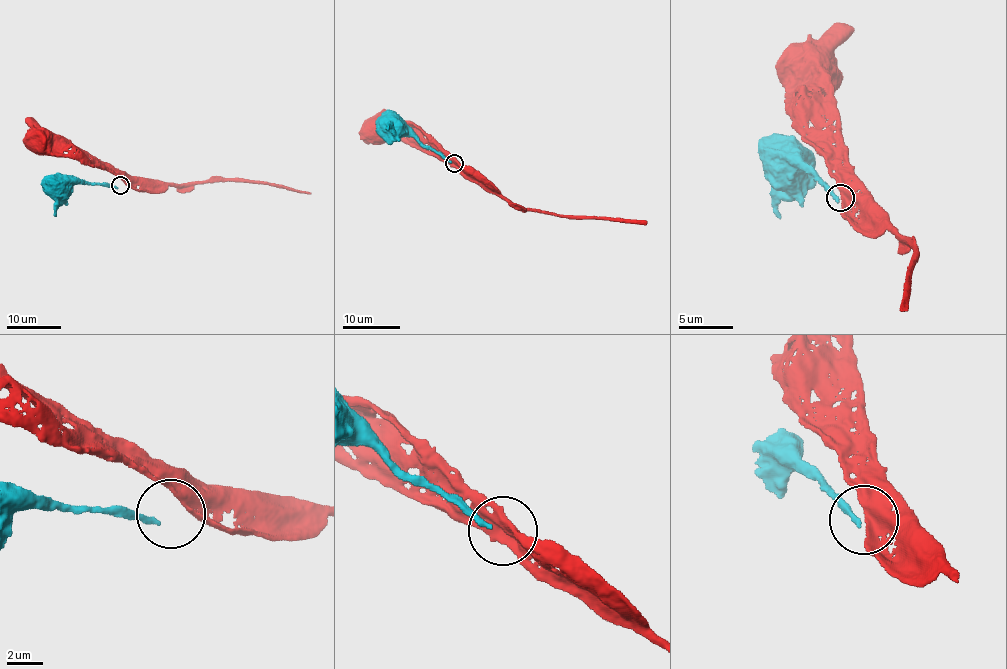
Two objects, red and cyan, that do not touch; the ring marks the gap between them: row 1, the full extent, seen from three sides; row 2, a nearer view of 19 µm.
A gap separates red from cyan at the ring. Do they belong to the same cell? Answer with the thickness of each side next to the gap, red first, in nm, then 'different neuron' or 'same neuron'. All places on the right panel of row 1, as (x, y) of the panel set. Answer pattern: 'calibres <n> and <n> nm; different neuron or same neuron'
calibres 500 and 280 nm; different neuron

